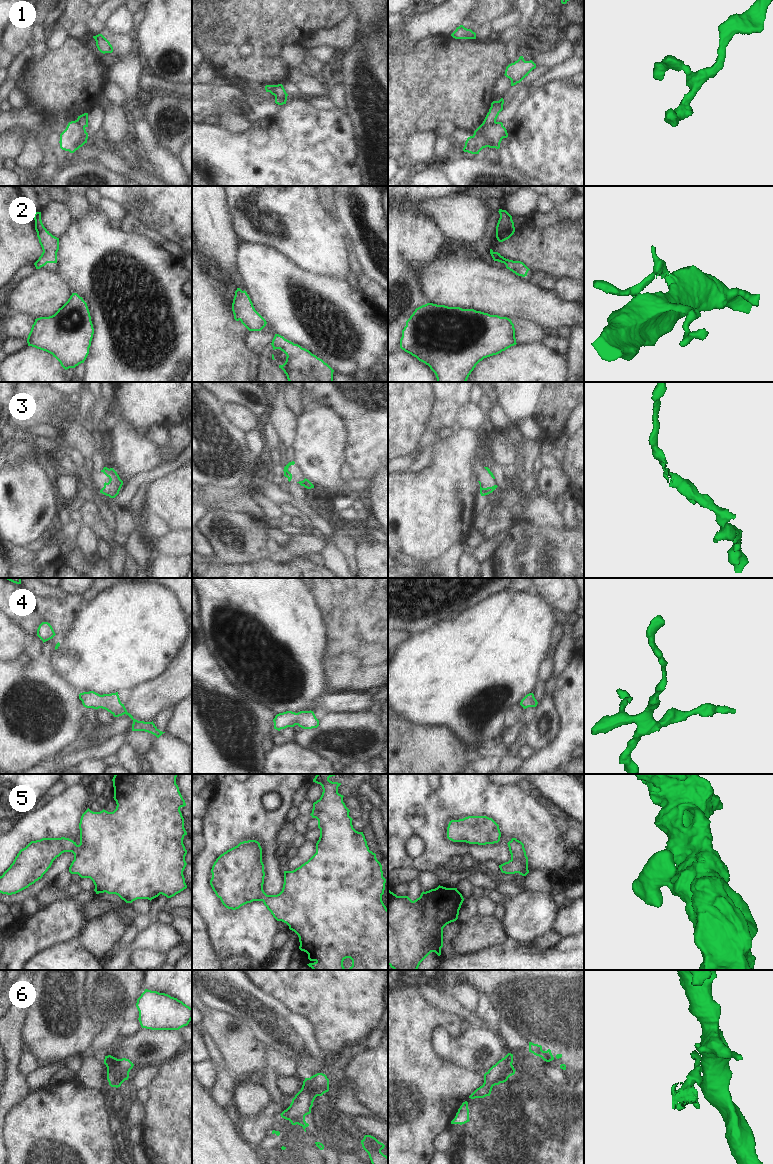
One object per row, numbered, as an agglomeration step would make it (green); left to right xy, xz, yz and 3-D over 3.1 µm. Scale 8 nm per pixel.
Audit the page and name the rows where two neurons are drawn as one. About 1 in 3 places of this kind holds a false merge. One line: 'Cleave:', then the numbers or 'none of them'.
Cleave: 1, 6

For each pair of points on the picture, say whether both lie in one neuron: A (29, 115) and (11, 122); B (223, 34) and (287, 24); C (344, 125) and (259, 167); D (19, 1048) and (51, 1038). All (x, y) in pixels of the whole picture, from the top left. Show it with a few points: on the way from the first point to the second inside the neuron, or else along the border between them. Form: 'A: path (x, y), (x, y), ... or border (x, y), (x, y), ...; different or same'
A: path (25, 117), (15, 118); same
B: border (234, 27), (234, 33), (226, 43), (211, 40); different
C: path (323, 141), (297, 167), (280, 167); same
D: border (25, 1022), (23, 1037), (27, 1048); different

